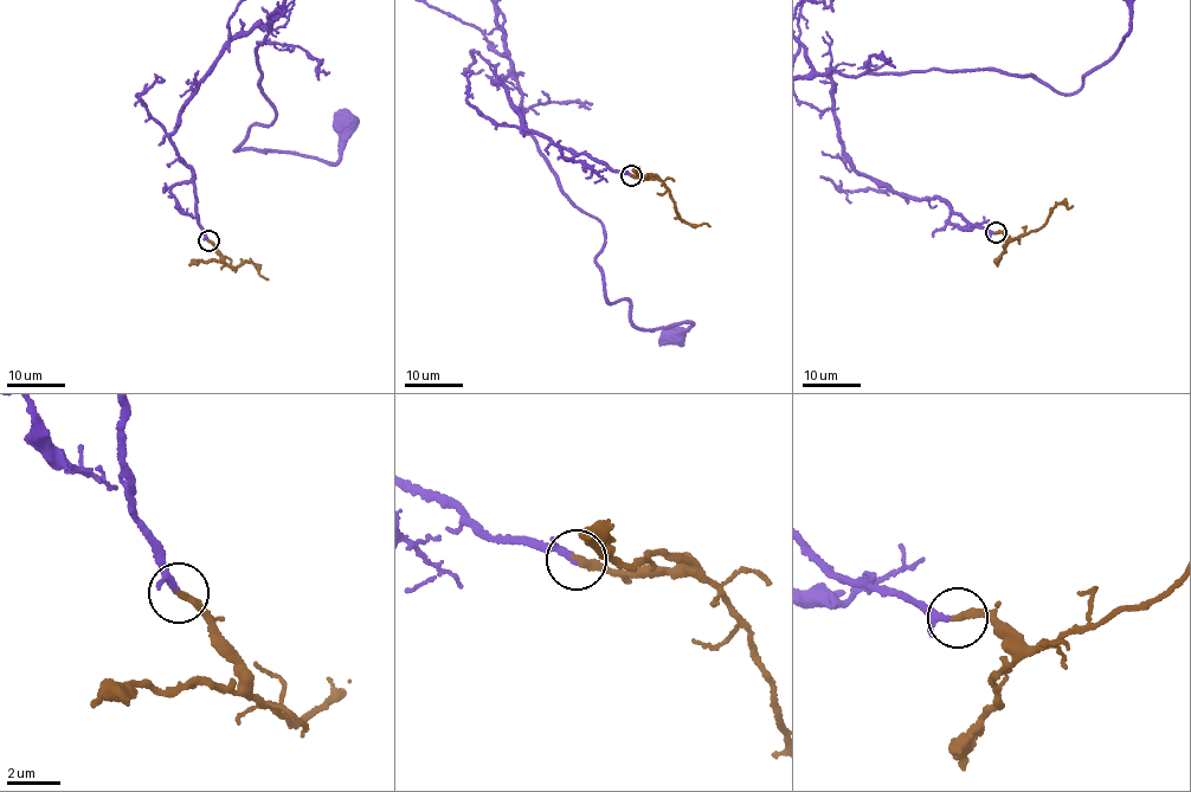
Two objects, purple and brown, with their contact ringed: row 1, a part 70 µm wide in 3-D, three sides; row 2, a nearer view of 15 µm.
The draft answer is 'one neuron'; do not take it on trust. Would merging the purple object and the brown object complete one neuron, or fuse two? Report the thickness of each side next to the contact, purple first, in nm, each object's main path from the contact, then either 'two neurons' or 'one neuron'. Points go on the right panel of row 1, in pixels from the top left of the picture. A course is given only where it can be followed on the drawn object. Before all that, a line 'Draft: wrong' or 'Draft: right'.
Draft: right
calibres 160 and 300 nm; course purple (996, 232), (935, 198), (857, 174), (829, 73), (990, 66), (1072, 95), (1122, 45); course brown (996, 232), (999, 230), (1012, 239), (1047, 223), (1054, 207), (1061, 203), (1068, 208), (1073, 206); one neuron

